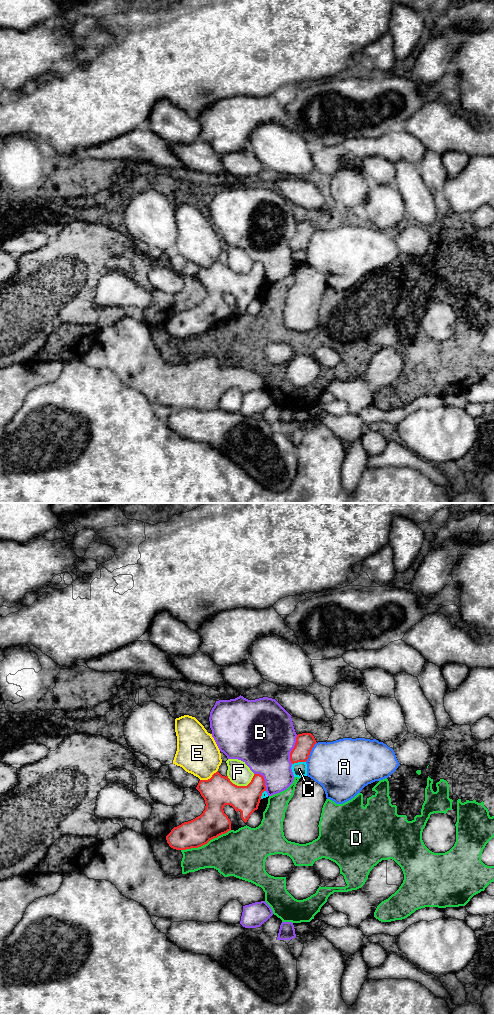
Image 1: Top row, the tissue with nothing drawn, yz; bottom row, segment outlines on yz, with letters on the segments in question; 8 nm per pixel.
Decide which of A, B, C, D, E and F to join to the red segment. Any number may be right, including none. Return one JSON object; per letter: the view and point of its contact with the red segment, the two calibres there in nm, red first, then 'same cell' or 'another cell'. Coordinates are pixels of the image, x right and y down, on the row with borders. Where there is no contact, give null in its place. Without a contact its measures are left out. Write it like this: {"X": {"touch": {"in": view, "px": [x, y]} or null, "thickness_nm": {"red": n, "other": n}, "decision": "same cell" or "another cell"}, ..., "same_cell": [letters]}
{"A": {"touch": {"in": "yz", "px": [310, 751]}, "thickness_nm": {"red": 150, "other": 400}, "decision": "another cell"}, "B": {"touch": {"in": "yz", "px": [292, 749]}, "thickness_nm": {"red": 150, "other": 500}, "decision": "another cell"}, "C": {"touch": {"in": "yz", "px": [298, 761]}, "thickness_nm": {"red": 150, "other": 120}, "decision": "another cell"}, "D": {"touch": {"in": "yz", "px": [205, 843]}, "thickness_nm": {"red": 240, "other": 360}, "decision": "another cell"}, "E": {"touch": {"in": "yz", "px": [208, 779]}, "thickness_nm": {"red": 260, "other": 340}, "decision": "another cell"}, "F": {"touch": {"in": "yz", "px": [241, 786]}, "thickness_nm": {"red": 260, "other": 180}, "decision": "another cell"}, "same_cell": []}

